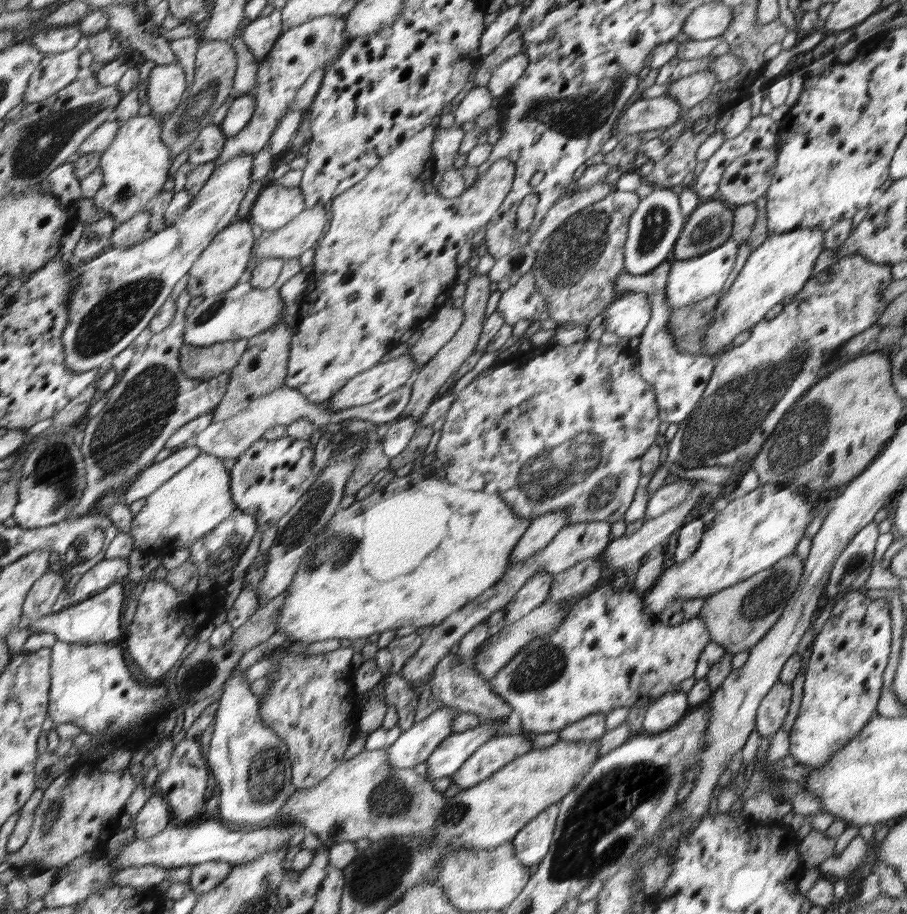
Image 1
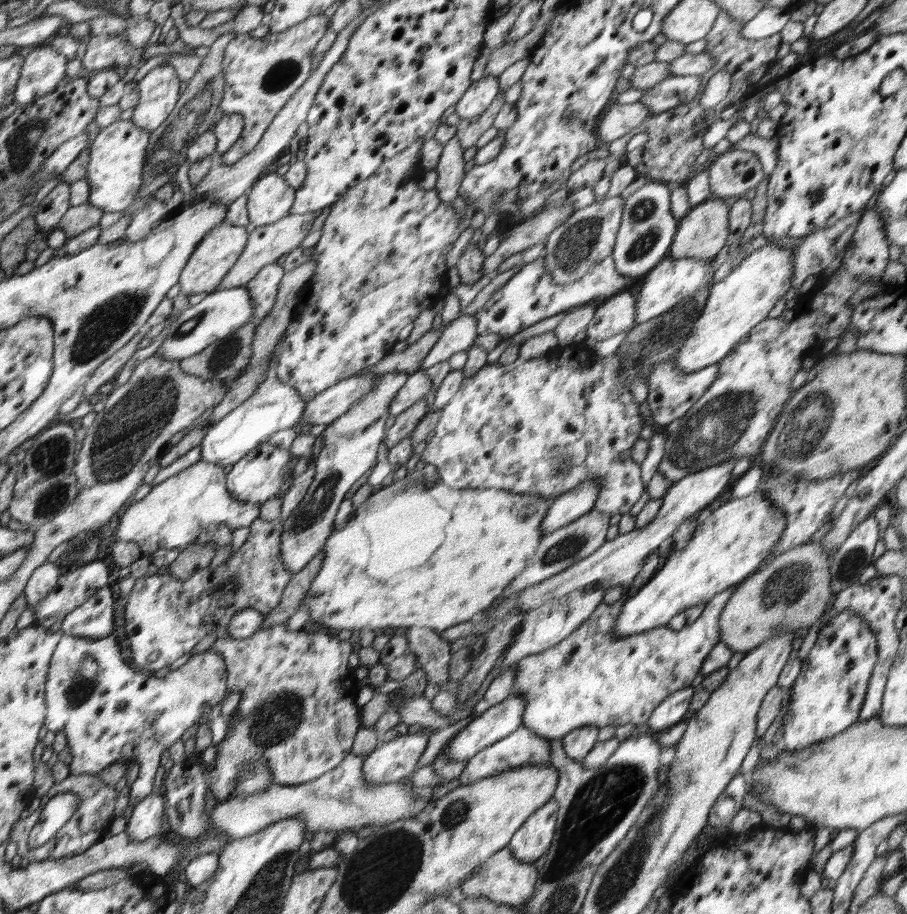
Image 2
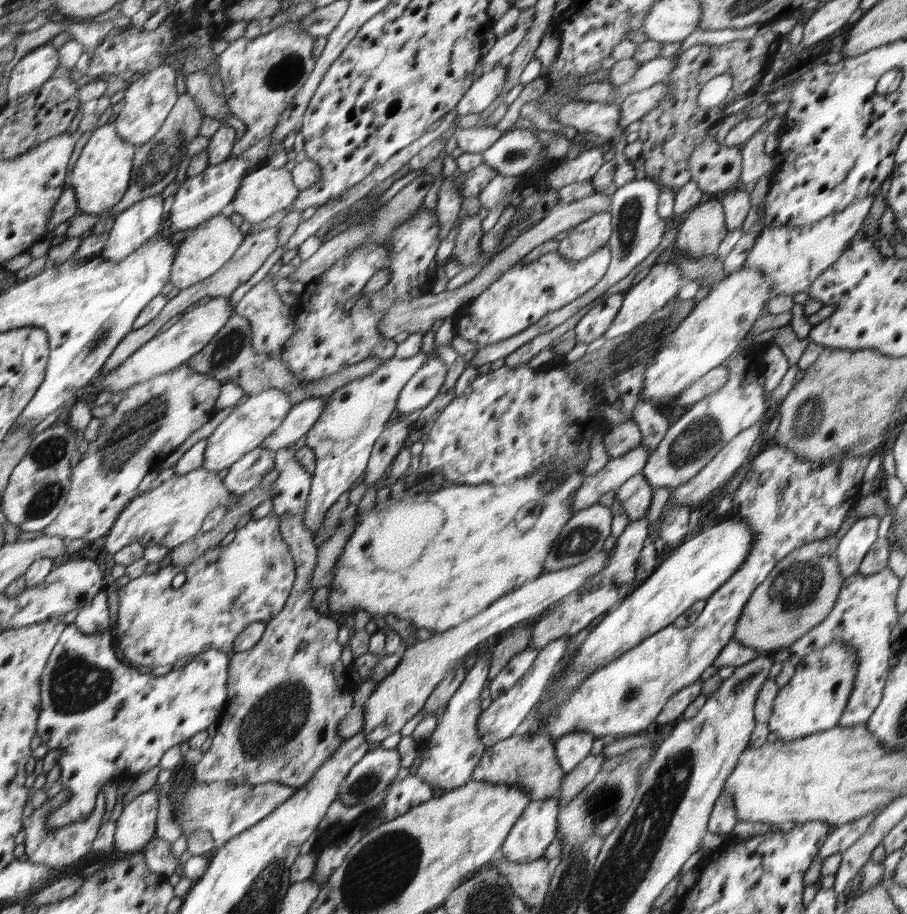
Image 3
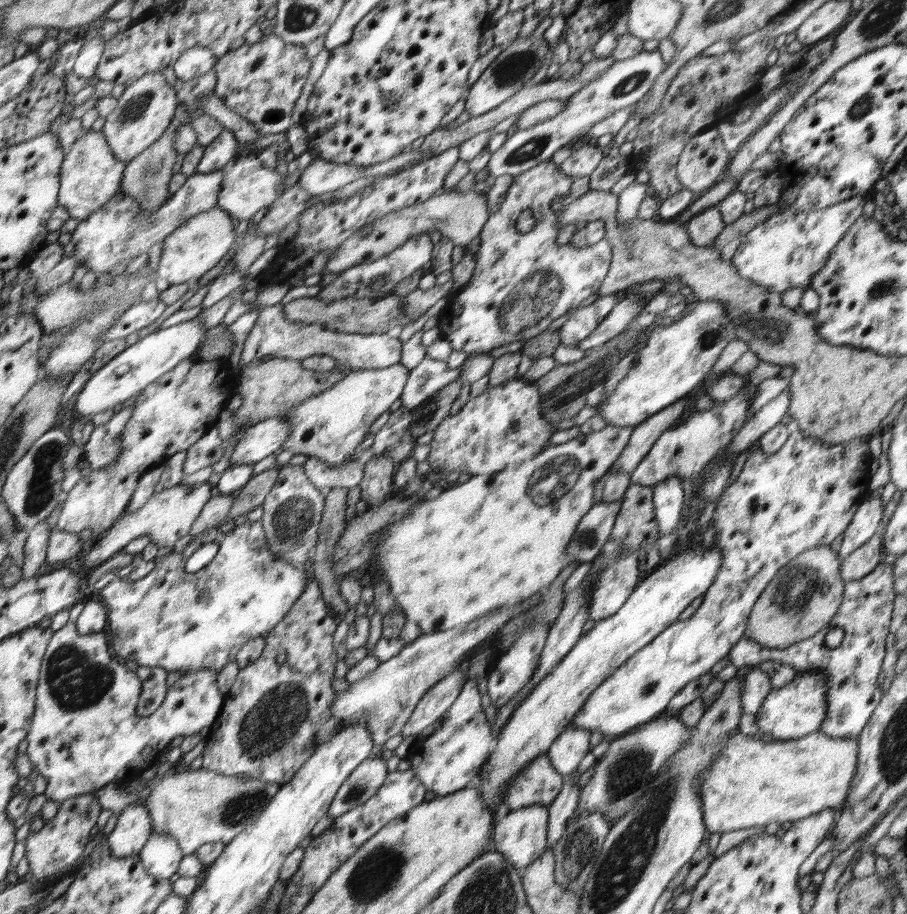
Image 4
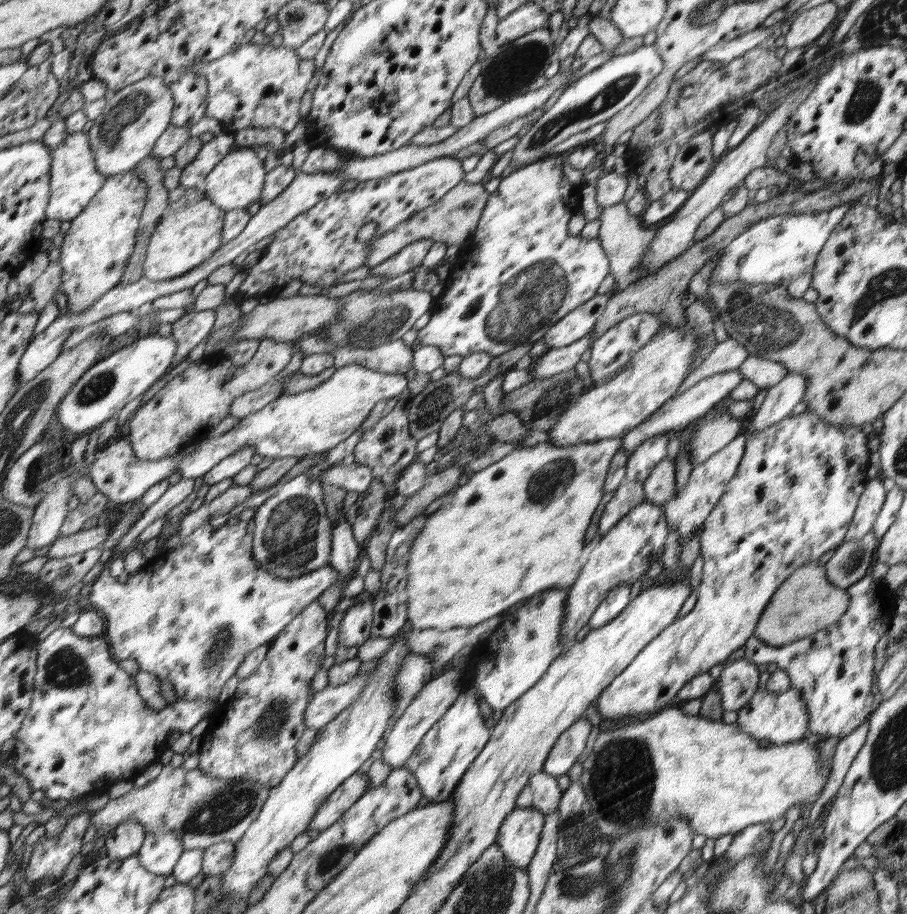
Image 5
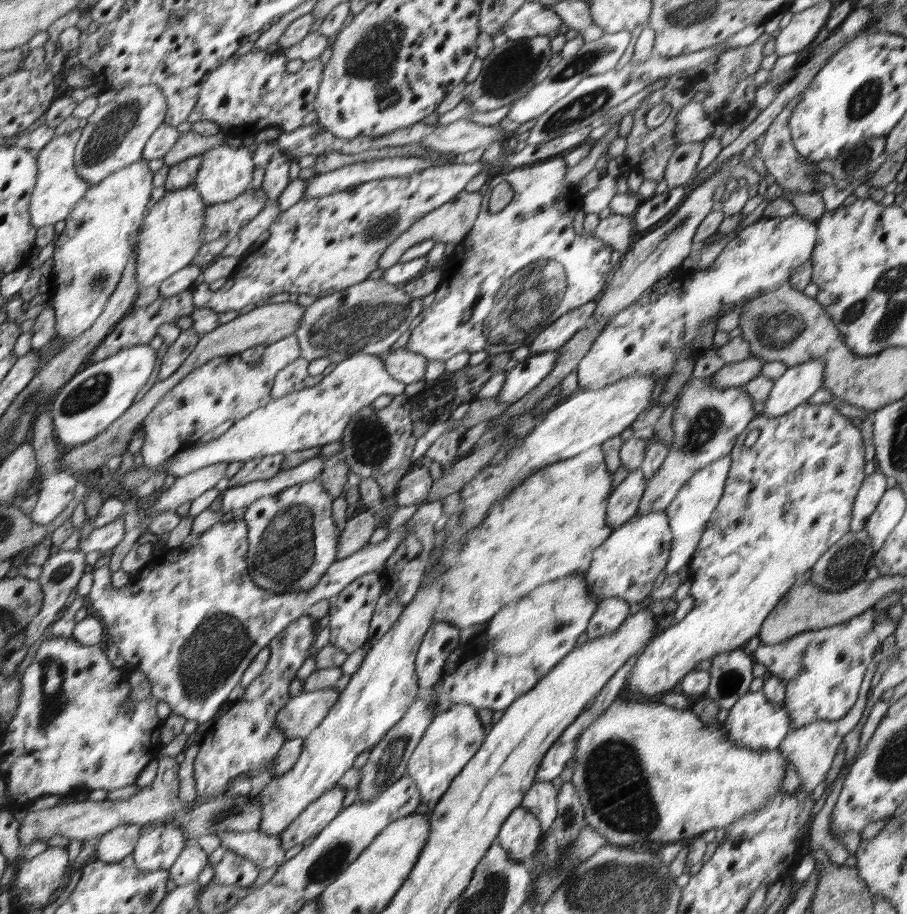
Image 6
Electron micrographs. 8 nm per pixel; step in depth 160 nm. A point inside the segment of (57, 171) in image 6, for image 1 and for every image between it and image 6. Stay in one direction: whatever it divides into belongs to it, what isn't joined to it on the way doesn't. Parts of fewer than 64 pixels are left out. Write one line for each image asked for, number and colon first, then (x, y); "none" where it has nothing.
1: (137, 165)
2: (117, 156)
3: (101, 176)
4: (91, 177)
5: (76, 181)

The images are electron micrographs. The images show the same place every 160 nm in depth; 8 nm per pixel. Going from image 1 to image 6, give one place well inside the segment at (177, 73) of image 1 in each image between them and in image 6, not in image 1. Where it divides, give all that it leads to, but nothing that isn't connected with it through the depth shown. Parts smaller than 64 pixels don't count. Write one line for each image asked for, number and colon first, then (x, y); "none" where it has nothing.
2: (159, 90)
3: (148, 101)
4: (144, 111)
5: (124, 134)
6: (115, 137)

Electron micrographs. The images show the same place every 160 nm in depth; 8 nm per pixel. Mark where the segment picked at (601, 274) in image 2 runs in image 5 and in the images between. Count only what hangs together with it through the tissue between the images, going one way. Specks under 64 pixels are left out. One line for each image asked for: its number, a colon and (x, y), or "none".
3: (524, 293)
4: (522, 281)
5: (518, 278)

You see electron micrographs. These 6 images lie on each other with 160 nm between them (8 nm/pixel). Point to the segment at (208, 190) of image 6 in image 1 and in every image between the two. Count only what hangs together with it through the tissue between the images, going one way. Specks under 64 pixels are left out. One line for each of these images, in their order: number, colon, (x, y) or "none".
1: (275, 206)
2: (271, 197)
3: (262, 192)
4: (245, 189)
5: (236, 181)

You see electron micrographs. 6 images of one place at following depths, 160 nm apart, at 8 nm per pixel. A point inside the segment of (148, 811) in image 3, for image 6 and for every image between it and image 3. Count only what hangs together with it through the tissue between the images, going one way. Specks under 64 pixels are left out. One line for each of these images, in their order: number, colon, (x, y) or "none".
4: (134, 827)
5: (126, 840)
6: (119, 844)

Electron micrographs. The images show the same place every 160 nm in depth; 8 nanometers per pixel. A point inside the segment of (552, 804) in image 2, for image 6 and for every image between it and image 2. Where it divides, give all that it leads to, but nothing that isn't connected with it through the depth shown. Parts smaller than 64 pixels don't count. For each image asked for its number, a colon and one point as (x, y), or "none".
3: (535, 829)
4: (522, 836)
5: (520, 836)
6: (521, 834)

